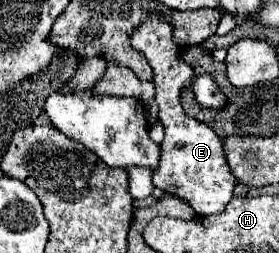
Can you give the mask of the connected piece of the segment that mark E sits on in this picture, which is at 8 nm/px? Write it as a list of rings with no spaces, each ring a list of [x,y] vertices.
[[[148,19],[132,33],[132,47],[142,51],[154,69],[158,119],[164,125],[164,141],[160,165],[154,171],[154,187],[184,199],[198,215],[212,215],[224,211],[234,197],[236,177],[224,157],[224,141],[204,123],[188,117],[180,105],[180,93],[186,83],[194,81],[194,71],[180,59],[180,47],[172,41],[172,27],[162,19]]]

